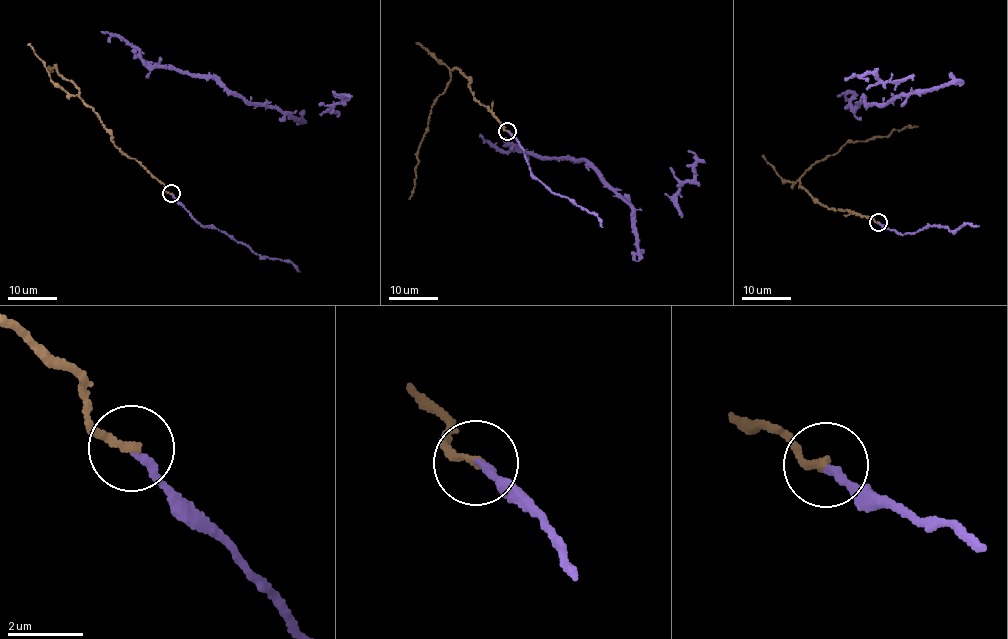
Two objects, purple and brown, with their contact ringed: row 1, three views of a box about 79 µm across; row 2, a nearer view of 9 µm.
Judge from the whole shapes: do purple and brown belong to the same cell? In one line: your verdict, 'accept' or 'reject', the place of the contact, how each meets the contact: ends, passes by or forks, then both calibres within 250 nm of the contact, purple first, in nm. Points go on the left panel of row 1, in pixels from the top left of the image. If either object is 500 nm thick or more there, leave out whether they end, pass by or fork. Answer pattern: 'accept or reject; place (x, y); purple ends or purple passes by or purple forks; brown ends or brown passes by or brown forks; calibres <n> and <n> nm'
accept; place (171, 193); purple ends; brown ends; calibres 200 and 200 nm

